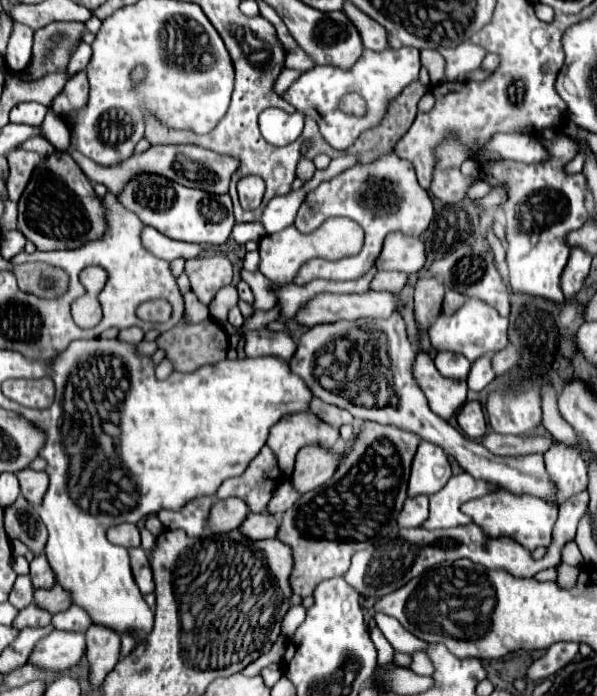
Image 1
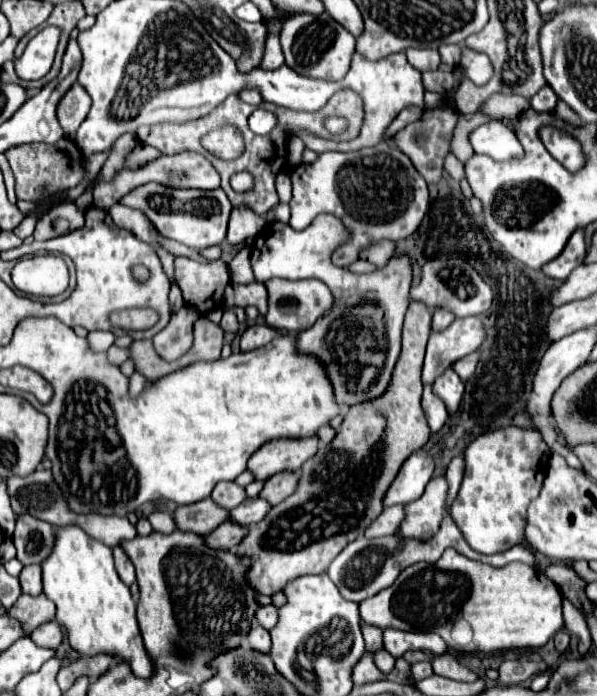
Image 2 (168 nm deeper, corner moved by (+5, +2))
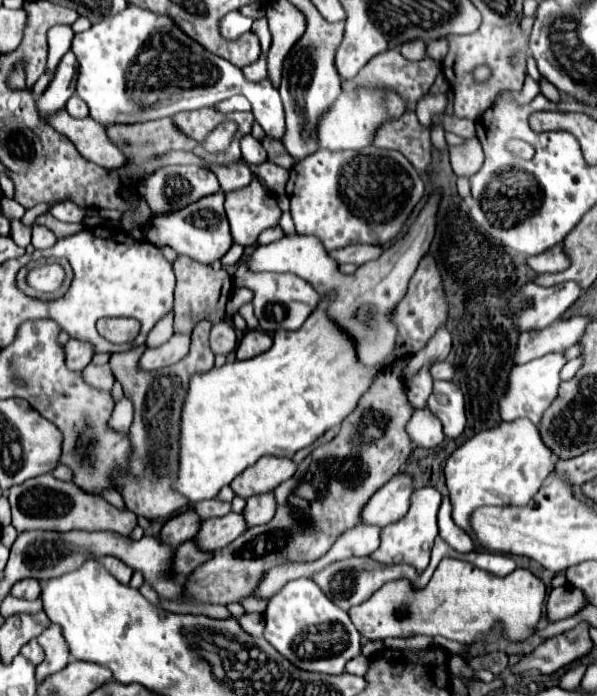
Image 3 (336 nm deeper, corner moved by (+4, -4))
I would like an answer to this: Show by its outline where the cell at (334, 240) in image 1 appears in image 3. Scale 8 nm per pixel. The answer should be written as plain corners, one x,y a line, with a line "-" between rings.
431,197
417,221
411,225
409,233
387,247
381,259
361,265
353,275
343,275
339,263
325,253
325,247
317,237
285,235
279,241
257,247
249,257
249,269
253,271
273,271
273,273
295,273
309,281
313,289
327,301
327,315
337,327
349,335
355,343
357,359
365,367
383,369
395,357
397,325
393,323
393,313
397,303
405,297
409,279
417,271
419,261
429,251
431,239
435,235
435,211
437,197

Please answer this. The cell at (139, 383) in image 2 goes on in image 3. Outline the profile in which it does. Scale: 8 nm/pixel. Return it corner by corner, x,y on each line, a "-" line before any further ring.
123,397
115,405
113,417
109,419
109,427
117,431
127,431
131,427
131,421
133,421
133,403
129,397

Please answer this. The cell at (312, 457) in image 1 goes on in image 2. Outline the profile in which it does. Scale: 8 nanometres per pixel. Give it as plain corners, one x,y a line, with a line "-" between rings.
278,473
274,477
270,477
262,491
258,493
260,499
268,499
268,503
272,505
278,505
282,499
286,499
288,495
292,495
292,491
296,489
298,485
298,473

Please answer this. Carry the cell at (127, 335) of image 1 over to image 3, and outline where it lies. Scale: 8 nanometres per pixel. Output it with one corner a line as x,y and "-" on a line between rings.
71,339
65,345
65,361
67,361
69,369
73,369
73,371
83,371
91,363
93,355
95,355
95,349
87,341

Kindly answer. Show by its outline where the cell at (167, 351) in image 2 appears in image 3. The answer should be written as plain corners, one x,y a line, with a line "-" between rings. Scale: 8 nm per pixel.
175,333
165,345
147,349
141,357
141,369
153,371
153,369
161,369
181,361
189,353
189,341
191,341
191,335

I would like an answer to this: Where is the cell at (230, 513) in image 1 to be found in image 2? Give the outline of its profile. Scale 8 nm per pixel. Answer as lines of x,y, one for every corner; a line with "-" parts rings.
204,499
192,505
180,505
174,509
176,527
180,531
192,531
196,535
208,535
220,523
228,521
228,511
218,507
212,499

